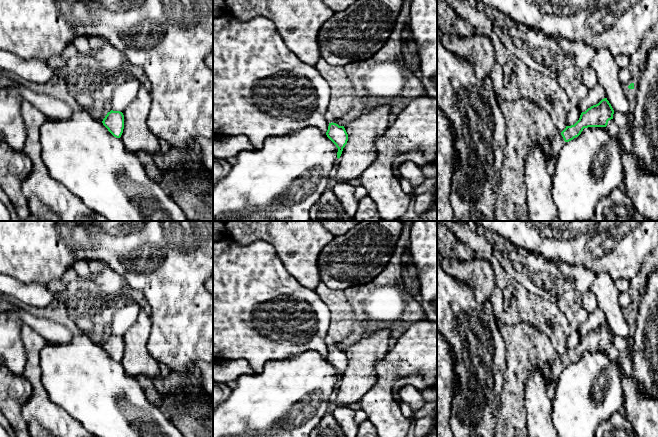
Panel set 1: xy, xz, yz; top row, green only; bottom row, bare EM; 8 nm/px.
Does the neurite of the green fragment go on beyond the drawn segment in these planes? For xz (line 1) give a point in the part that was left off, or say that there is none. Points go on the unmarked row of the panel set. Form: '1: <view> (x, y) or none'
1: none

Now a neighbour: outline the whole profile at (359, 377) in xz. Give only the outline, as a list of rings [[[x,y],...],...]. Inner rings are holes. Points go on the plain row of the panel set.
[[[379,329],[345,347],[344,352],[348,358],[348,365],[337,386],[338,393],[335,401],[337,406],[348,406],[360,402],[363,396],[375,386],[377,382],[375,364],[383,359],[392,342],[394,341],[391,338],[391,330]]]

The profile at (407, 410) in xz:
[[[399,400],[399,405],[400,405],[400,409],[403,413],[403,415],[406,418],[411,419],[412,421],[415,419],[415,410],[406,402],[403,402],[401,400]]]

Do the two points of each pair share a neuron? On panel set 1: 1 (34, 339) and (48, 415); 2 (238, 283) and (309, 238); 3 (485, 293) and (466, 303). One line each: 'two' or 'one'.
1: one
2: two
3: two

